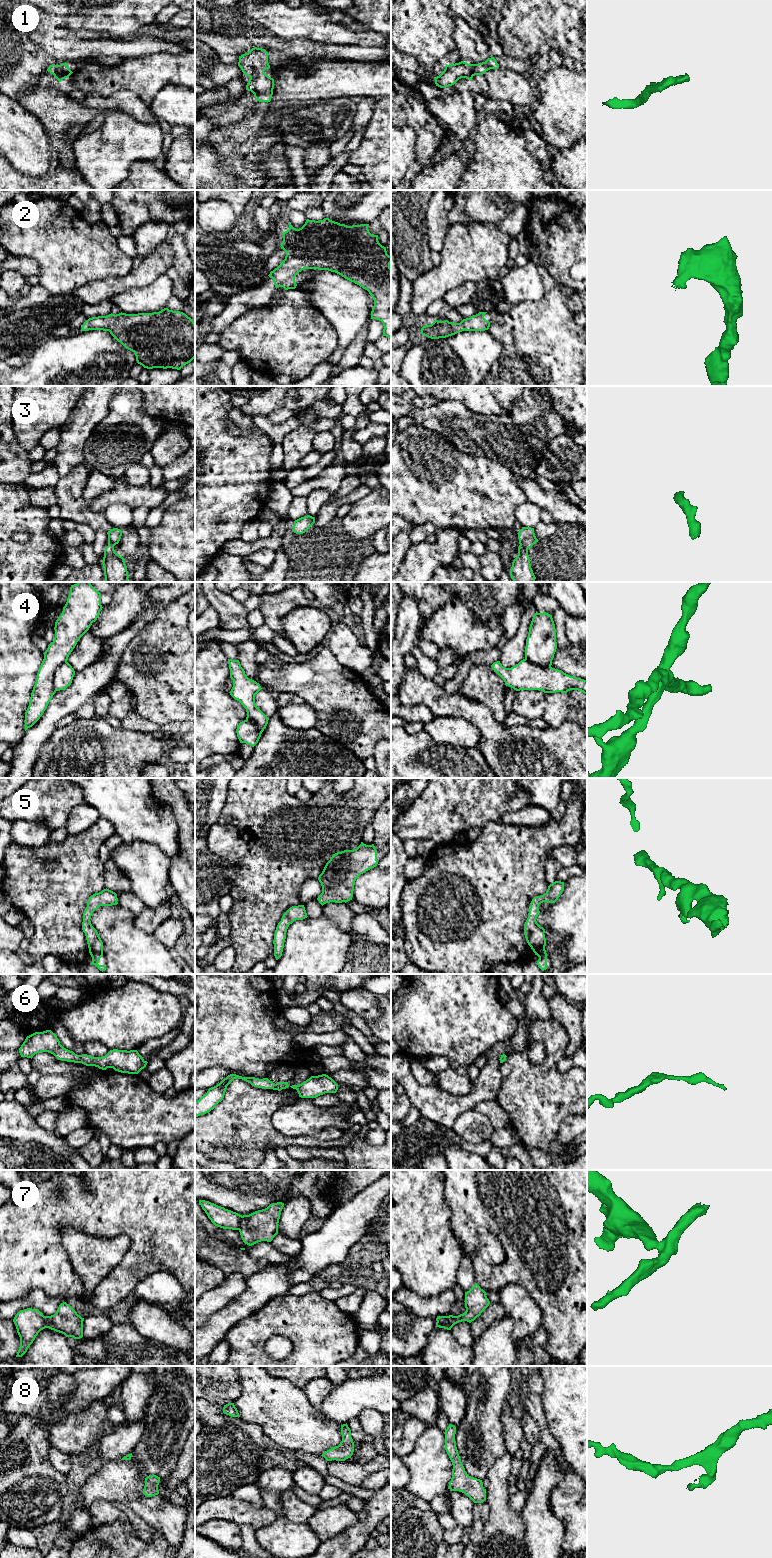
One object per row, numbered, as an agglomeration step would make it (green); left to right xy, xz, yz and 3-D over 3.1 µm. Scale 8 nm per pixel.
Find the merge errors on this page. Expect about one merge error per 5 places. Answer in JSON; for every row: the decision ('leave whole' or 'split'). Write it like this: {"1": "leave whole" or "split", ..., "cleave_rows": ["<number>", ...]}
{"1": "leave whole", "2": "leave whole", "3": "leave whole", "4": "split", "5": "leave whole", "6": "leave whole", "7": "split", "8": "leave whole", "cleave_rows": ["4", "7"]}

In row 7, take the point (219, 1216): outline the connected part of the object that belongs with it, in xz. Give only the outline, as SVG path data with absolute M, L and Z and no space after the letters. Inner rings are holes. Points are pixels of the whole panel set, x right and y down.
M199 1200L199 1204L215 1226L223 1229L239 1230L242 1215L209 1201Z

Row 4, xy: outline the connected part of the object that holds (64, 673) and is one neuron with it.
M65 662L59 665L53 675L53 685L56 691L64 690L71 685L75 671L72 666Z

